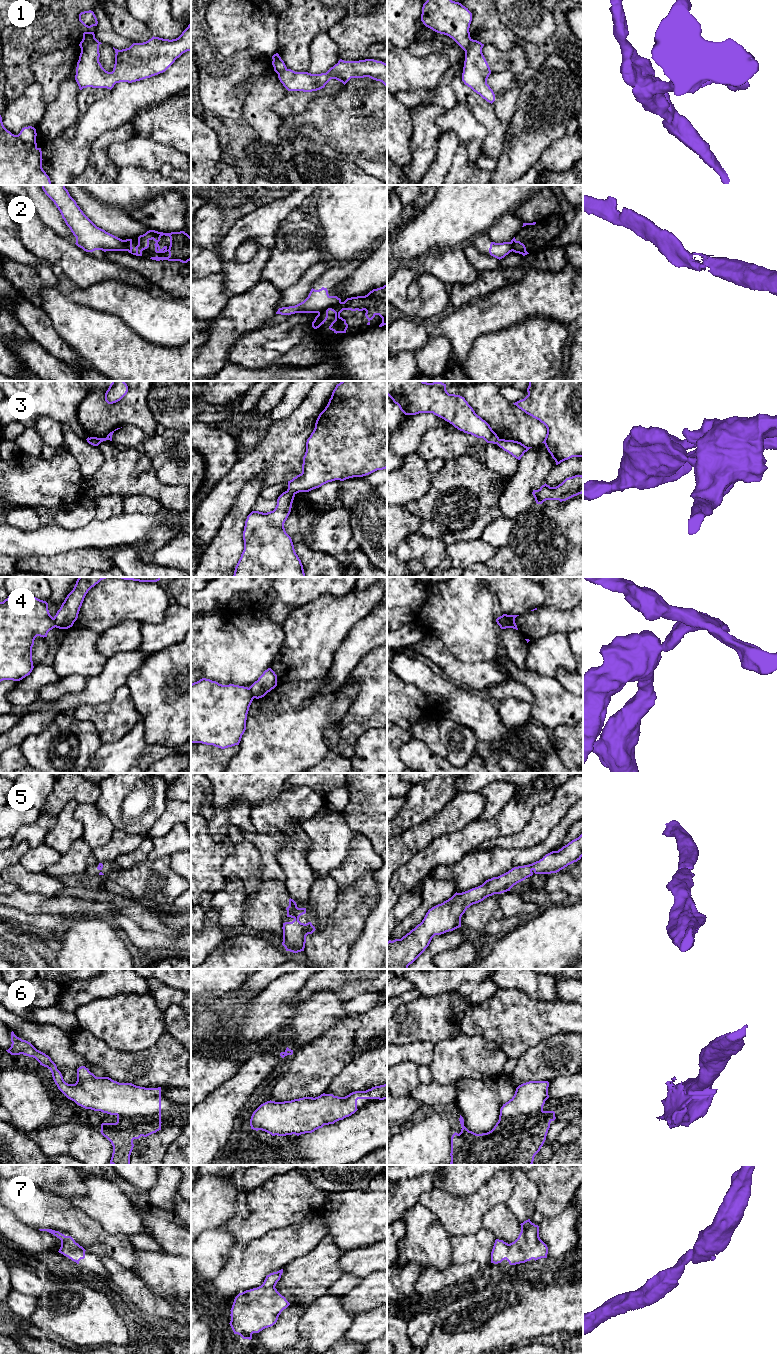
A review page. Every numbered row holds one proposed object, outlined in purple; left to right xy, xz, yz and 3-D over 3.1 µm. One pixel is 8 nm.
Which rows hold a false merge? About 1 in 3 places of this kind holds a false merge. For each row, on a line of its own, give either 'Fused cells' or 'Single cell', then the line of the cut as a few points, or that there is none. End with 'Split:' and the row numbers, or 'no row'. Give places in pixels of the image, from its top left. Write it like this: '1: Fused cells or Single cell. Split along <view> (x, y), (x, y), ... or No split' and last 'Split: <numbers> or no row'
1: Fused cells. Split along xy (95, 38), (92, 38), (81, 49)
2: Fused cells. Split along xz (340, 301), (322, 309), (318, 313)
3: Fused cells. Split along xz (287, 490), (294, 494)
4: Fused cells. Split along xz (248, 688), (253, 698)
5: Single cell. No split
6: Single cell. No split
7: Single cell. No split
Split: 1, 2, 3, 4

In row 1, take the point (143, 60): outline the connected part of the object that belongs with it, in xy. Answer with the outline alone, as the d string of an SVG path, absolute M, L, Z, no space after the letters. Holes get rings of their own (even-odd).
M191 24L176 39L163 39L152 37L143 43L133 43L129 48L115 50L115 64L112 72L106 71L99 62L99 45L102 44L96 38L88 42L85 48L81 49L76 67L75 80L79 89L107 88L112 89L116 83L136 82L165 72L177 58L183 53L191 51Z

